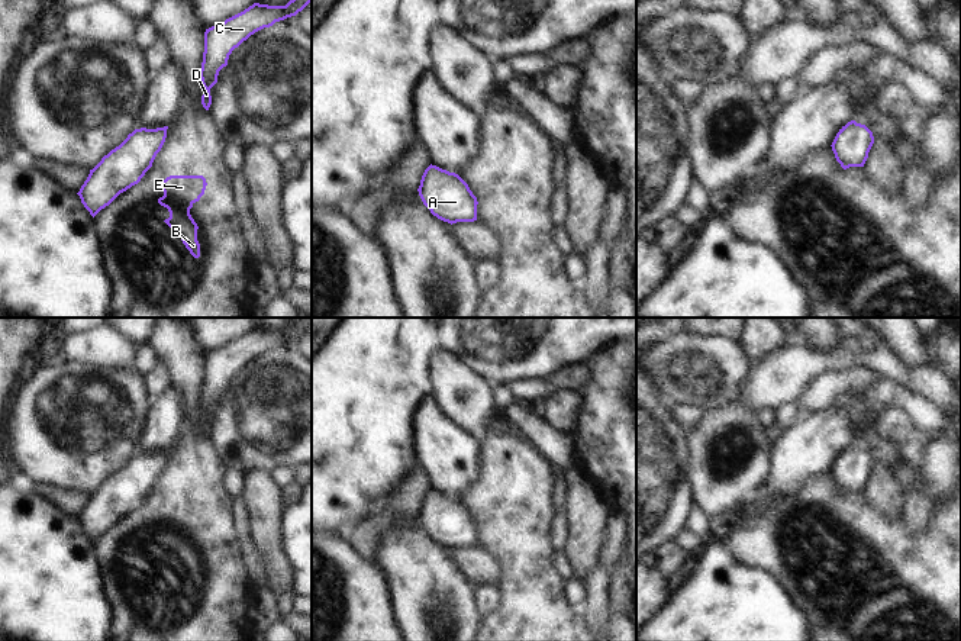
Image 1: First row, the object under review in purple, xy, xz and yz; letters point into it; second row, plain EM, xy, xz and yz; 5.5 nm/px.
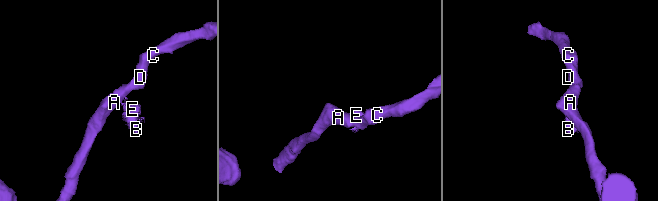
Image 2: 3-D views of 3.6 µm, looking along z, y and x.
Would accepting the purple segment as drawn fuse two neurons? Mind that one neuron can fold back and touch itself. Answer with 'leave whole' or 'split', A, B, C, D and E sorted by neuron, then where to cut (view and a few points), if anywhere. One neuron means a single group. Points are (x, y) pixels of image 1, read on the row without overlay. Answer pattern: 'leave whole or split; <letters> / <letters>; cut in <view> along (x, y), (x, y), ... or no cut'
split; A C D / B E; cut in yz along (842, 490), (848, 492)

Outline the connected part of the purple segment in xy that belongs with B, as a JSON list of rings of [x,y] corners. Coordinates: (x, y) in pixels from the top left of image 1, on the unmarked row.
[[[170,500],[159,505],[164,521],[158,524],[158,528],[170,537],[170,542],[164,547],[178,557],[183,568],[194,583],[200,582],[199,551],[191,542],[190,534],[204,519],[206,510],[203,500]]]

